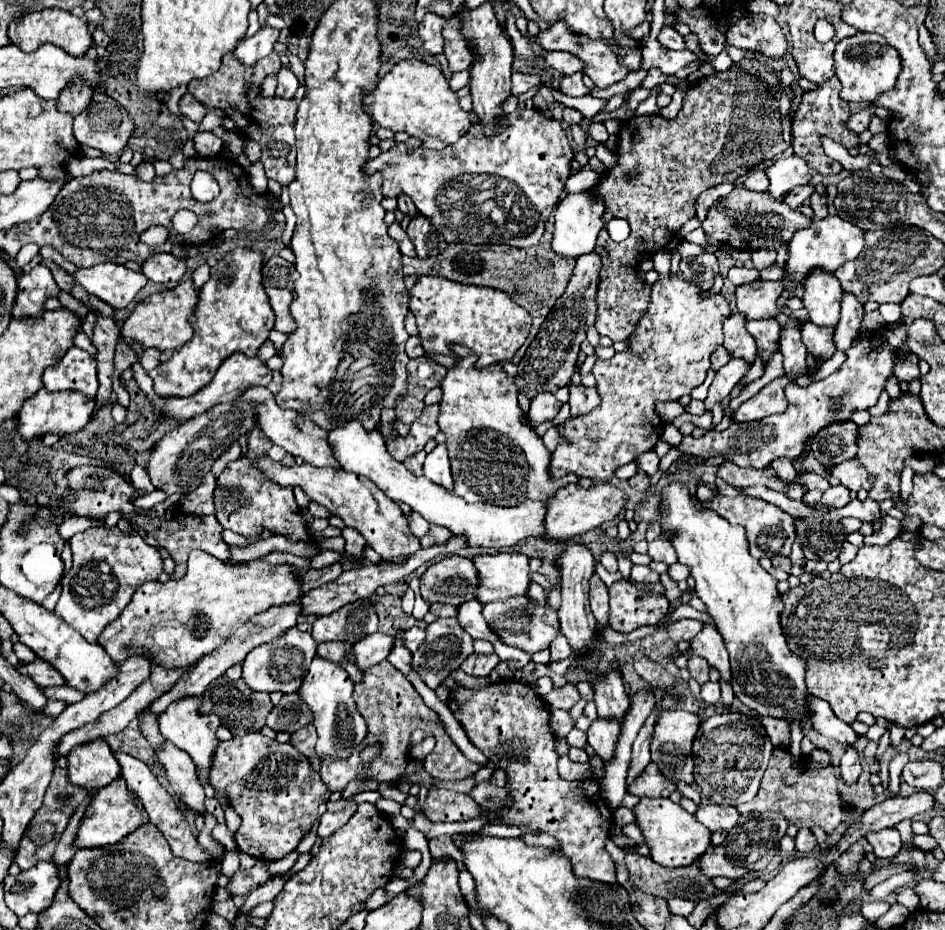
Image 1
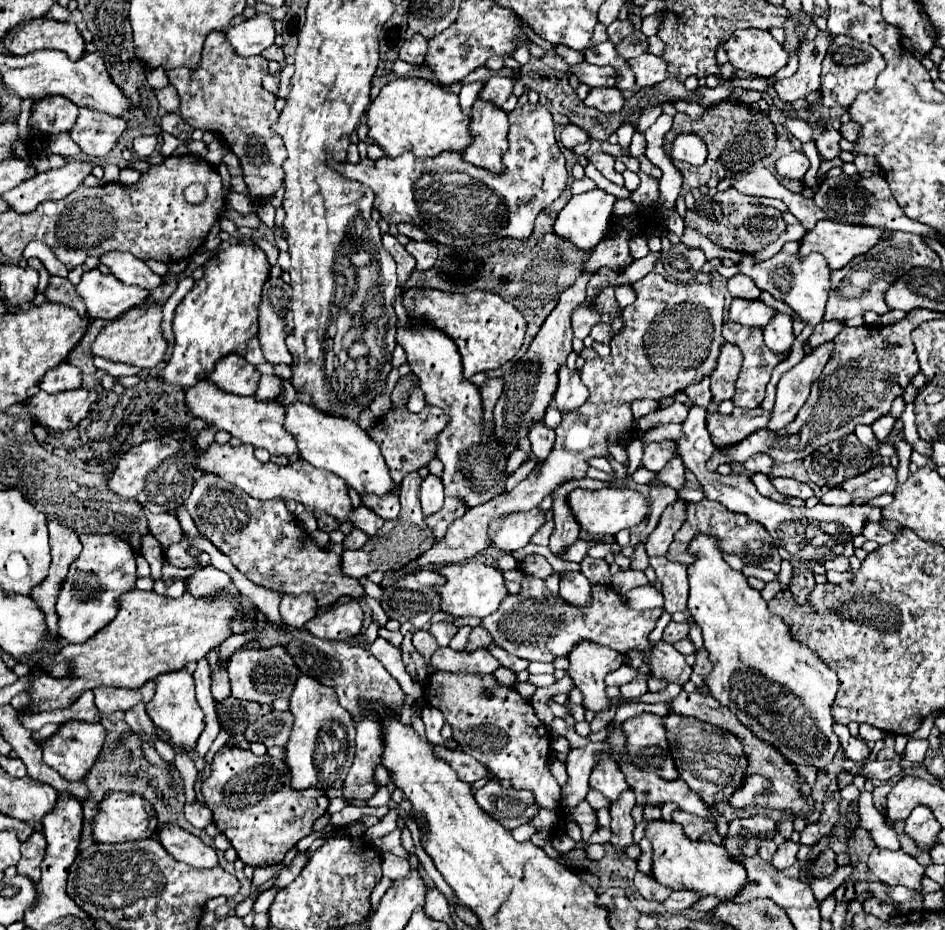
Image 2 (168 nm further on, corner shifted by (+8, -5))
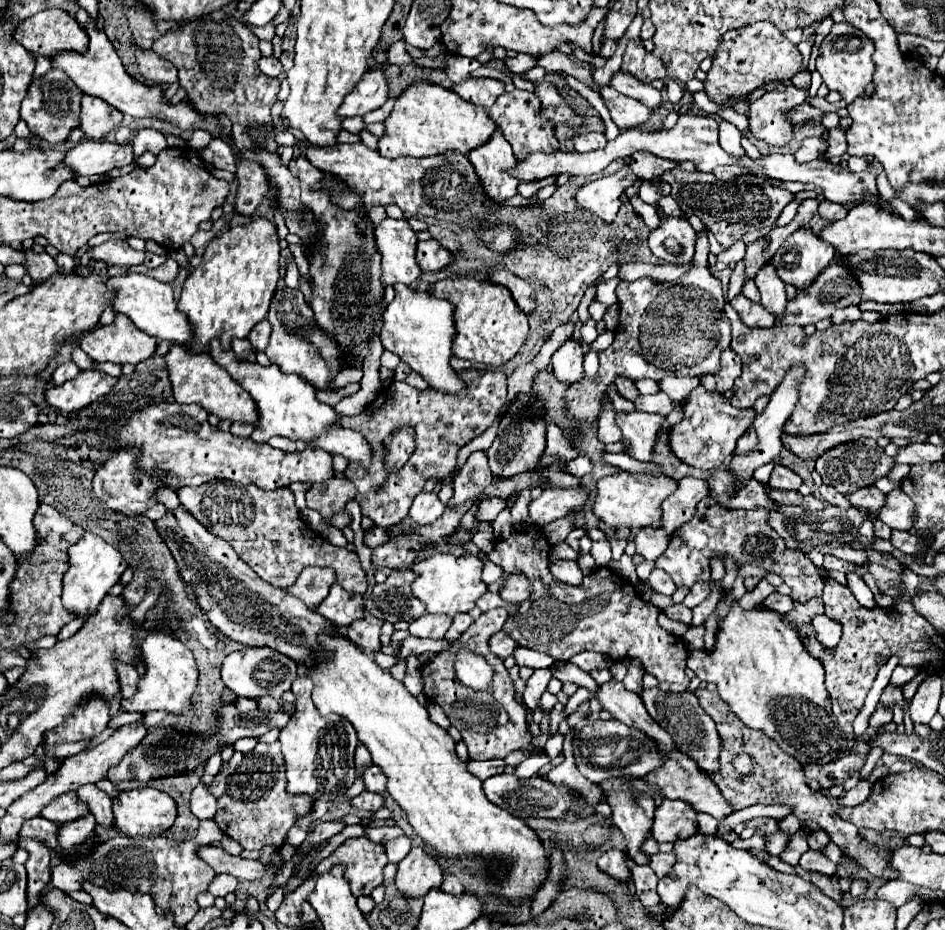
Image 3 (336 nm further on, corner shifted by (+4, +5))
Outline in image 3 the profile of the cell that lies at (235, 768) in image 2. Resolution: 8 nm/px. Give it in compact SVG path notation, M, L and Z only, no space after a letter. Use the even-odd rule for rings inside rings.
M279 742L257 744L257 748L247 756L243 752L233 752L231 760L223 762L209 790L217 798L215 822L245 850L261 850L265 846L281 848L289 828L299 818L305 818L315 804L313 798L303 794L287 794L285 766Z

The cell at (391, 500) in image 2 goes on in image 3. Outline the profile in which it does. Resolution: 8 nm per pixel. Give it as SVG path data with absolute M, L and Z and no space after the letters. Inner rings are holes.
M465 370L461 372L461 378L467 382L465 392L461 394L445 394L433 388L417 390L409 386L407 382L389 382L383 392L357 416L343 416L339 420L341 426L357 430L363 434L371 448L373 448L373 464L371 468L361 468L355 462L349 462L347 478L355 484L357 494L355 500L361 504L363 516L369 516L375 526L389 528L397 522L401 522L409 508L413 498L423 490L423 484L435 476L443 478L453 472L453 466L457 464L457 450L473 440L475 436L483 434L499 416L505 400L507 400L507 376L499 370ZM409 426L415 430L415 452L399 470L387 470L385 468L385 438L389 438L395 430Z

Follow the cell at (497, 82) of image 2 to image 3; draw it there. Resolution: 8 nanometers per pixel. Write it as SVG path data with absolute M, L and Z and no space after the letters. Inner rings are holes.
M471 78L467 82L453 84L451 90L455 90L467 102L475 102L479 106L491 108L495 100L505 92L505 84L495 78Z

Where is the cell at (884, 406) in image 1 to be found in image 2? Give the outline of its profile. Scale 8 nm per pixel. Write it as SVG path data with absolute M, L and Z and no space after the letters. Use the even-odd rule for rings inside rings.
M890 414L882 416L879 420L876 420L871 428L877 440L881 443L885 443L887 436L894 427L896 419L894 419Z

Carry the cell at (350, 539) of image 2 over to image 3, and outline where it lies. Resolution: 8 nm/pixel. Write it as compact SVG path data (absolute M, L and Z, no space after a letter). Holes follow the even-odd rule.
M373 526L373 528L365 530L365 544L367 544L369 548L375 548L375 546L383 544L385 540L387 540L387 534L385 534L385 530L383 530L383 528Z

